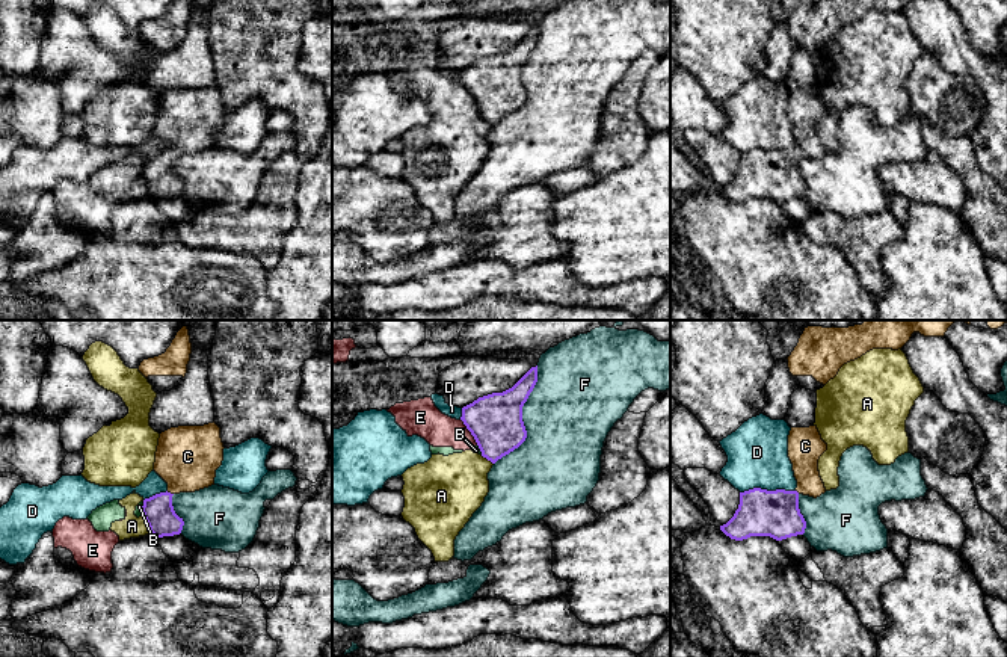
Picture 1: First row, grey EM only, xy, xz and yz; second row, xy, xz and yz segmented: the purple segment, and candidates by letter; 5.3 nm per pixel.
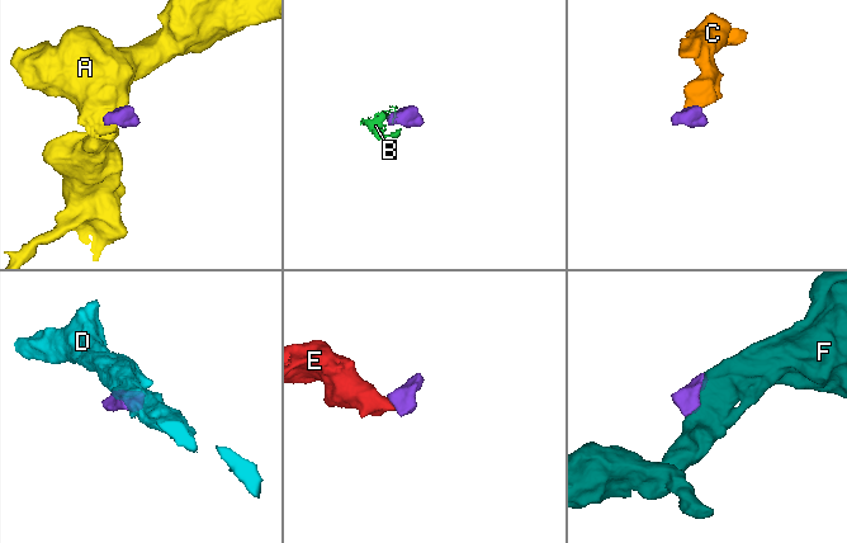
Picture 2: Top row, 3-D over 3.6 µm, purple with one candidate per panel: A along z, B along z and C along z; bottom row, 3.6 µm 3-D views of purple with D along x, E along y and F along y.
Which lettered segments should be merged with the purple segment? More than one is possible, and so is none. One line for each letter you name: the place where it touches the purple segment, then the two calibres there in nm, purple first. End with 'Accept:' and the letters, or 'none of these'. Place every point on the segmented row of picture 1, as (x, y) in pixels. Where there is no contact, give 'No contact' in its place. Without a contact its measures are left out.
C: Touches purple at xy (169, 493). Thickness 160 nm (purple) against 340 nm
Accept: C

